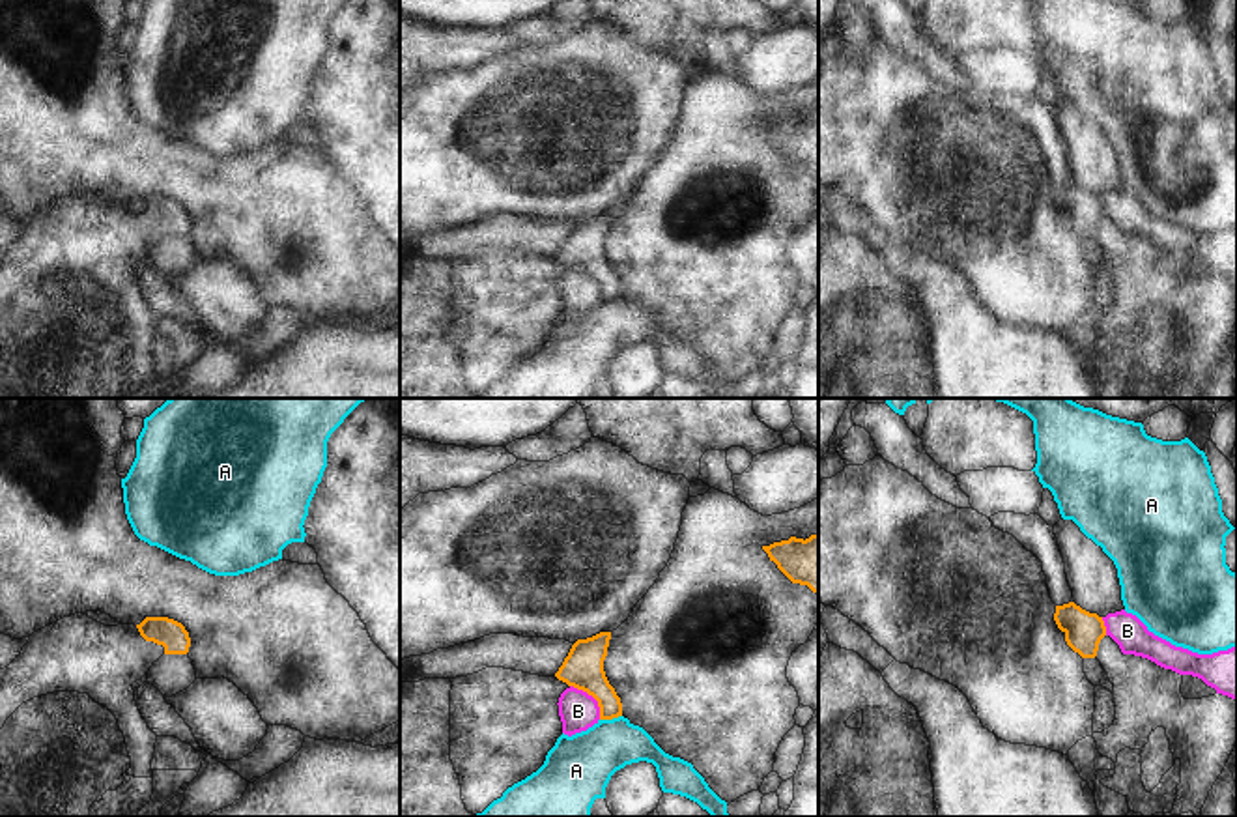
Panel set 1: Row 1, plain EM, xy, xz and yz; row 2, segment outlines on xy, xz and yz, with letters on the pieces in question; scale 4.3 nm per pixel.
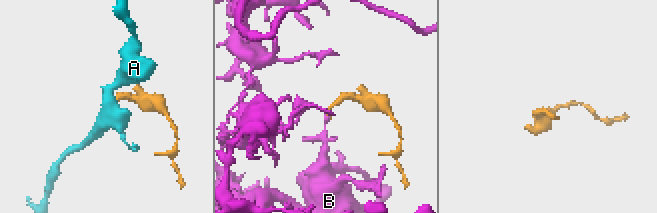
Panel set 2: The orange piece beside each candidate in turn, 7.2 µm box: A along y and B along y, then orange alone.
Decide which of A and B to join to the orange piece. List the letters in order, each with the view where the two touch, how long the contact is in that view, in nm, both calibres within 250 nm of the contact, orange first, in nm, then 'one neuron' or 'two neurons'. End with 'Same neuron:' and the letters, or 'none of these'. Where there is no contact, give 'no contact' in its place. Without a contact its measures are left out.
A: meets orange in xz; contact 100 nm long; 180 nm thick on the orange side, 280 nm on the other; two neurons
B: meets orange in xz; contact 200 nm long; 180 nm thick on the orange side, 170 nm on the other; two neurons
Same neuron: none of these

